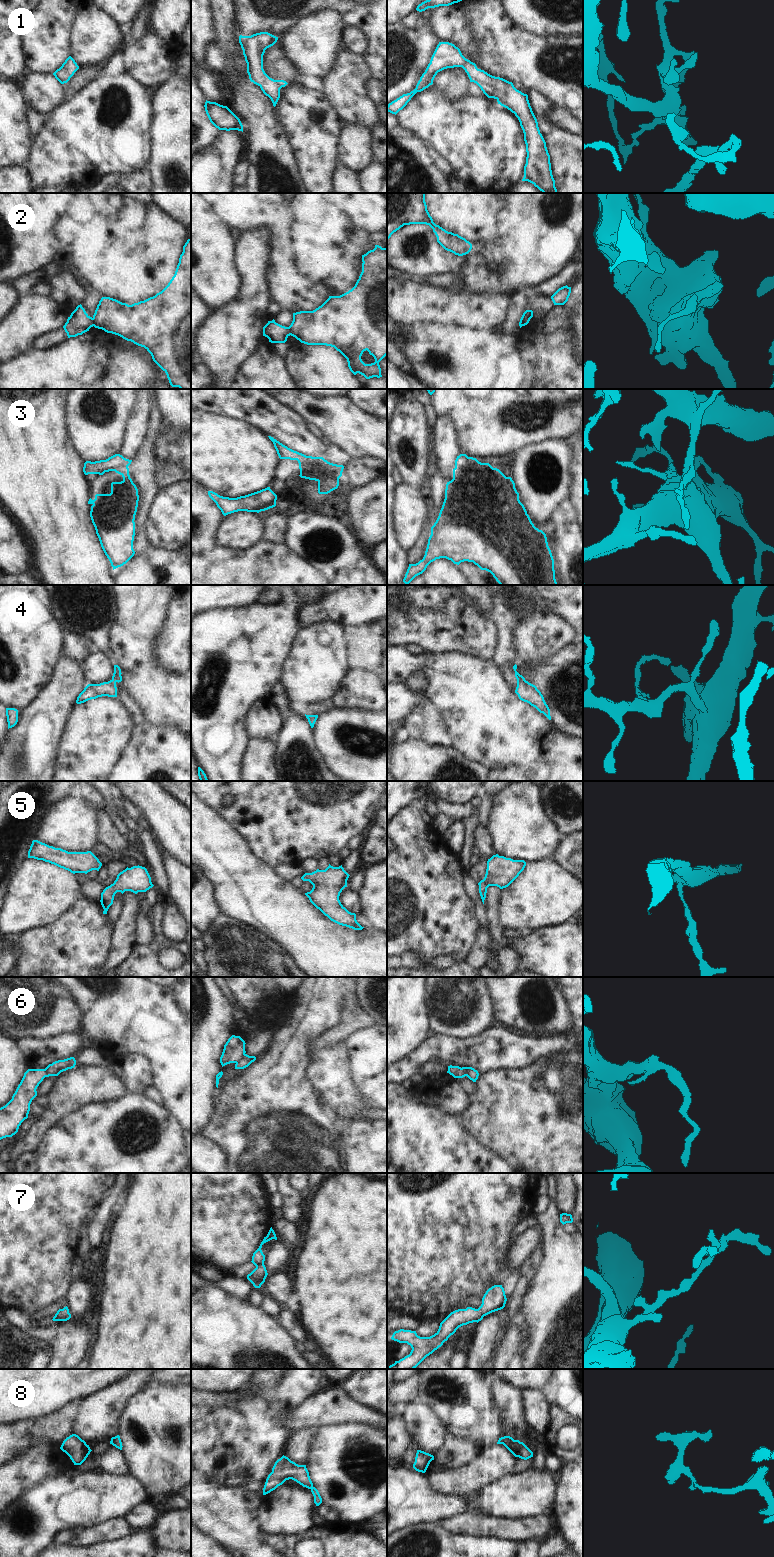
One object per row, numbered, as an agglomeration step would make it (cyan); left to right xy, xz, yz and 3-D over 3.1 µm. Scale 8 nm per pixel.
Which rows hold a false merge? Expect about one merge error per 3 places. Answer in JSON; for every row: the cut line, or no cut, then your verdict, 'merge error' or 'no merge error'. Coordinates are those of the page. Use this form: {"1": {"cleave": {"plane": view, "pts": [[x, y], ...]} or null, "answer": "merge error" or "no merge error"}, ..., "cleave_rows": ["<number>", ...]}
{"1": {"cleave": null, "answer": "no merge error"}, "2": {"cleave": {"plane": "xy", "pts": [[92, 318], [94, 325]]}, "answer": "merge error"}, "3": {"cleave": {"plane": "xz", "pts": [[339, 477], [321, 470], [320, 477], [317, 480]]}, "answer": "merge error"}, "4": {"cleave": null, "answer": "no merge error"}, "5": {"cleave": null, "answer": "no merge error"}, "6": {"cleave": {"plane": "xz", "pts": [[245, 1054], [235, 1062]]}, "answer": "merge error"}, "7": {"cleave": null, "answer": "no merge error"}, "8": {"cleave": null, "answer": "no merge error"}, "cleave_rows": ["2", "3", "6"]}

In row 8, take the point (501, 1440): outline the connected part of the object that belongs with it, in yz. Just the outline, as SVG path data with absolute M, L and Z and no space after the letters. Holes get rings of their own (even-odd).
M510 1436L499 1438L497 1444L503 1444L515 1457L527 1460L533 1457L533 1452L519 1440L514 1440Z

